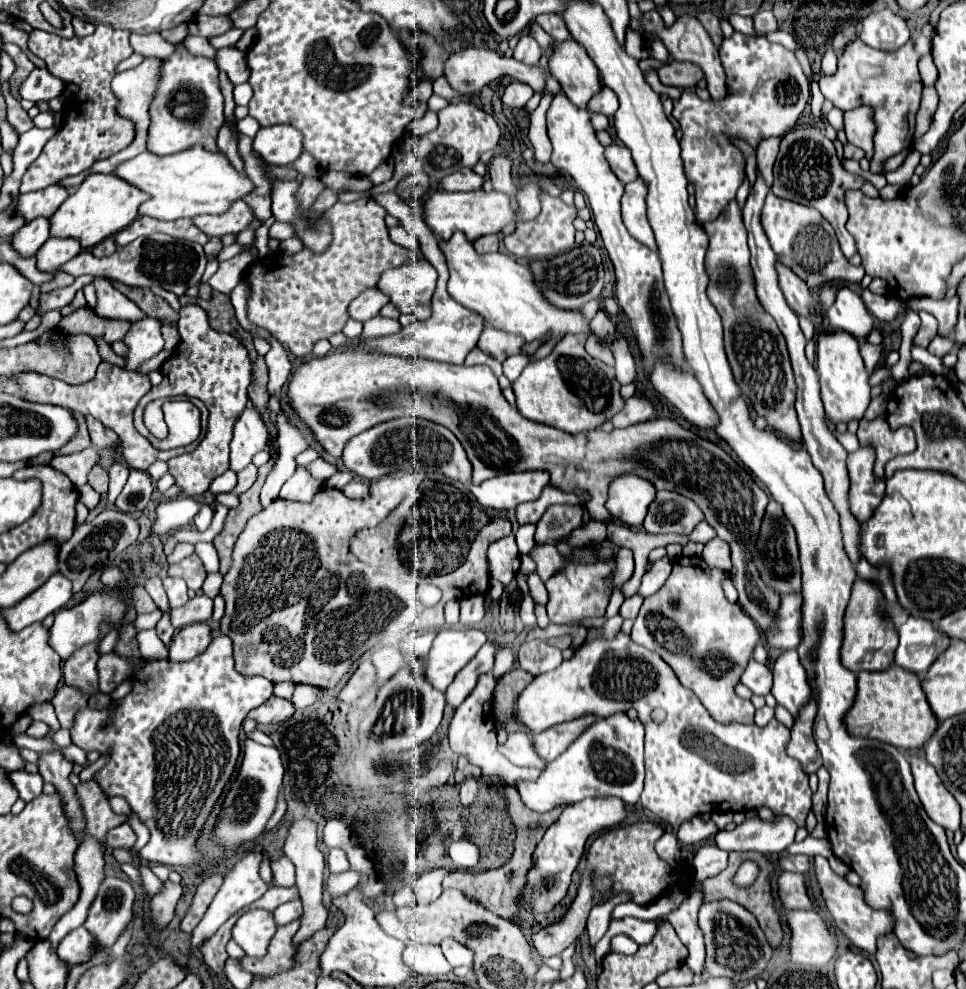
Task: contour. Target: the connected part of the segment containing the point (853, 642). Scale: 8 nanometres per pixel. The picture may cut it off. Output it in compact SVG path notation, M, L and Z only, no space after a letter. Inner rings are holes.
M861 578L855 580L851 600L843 618L843 644L841 644L841 664L855 674L859 674L861 670L883 670L891 666L891 652L895 652L895 644L899 638L895 628L883 628L883 624L879 624L879 608L875 608L875 604L881 602L883 596L879 588Z

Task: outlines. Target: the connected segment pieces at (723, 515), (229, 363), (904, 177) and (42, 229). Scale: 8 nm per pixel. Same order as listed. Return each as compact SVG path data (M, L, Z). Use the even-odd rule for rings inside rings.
M329 352L321 358L307 358L299 368L293 370L289 378L287 402L301 418L301 422L313 432L315 440L333 458L341 458L347 440L361 434L363 430L369 430L371 426L393 418L417 416L441 424L457 436L473 466L471 484L481 484L483 480L499 476L501 472L547 470L551 474L551 486L561 492L587 492L589 496L607 496L607 478L615 478L621 474L641 476L655 484L657 490L673 490L691 498L705 514L705 520L715 528L717 536L731 544L731 578L739 592L739 604L759 628L767 628L767 624L771 624L771 612L779 608L781 596L769 592L763 580L759 580L759 572L755 572L755 566L751 564L751 558L747 554L755 544L755 534L759 532L759 524L767 506L767 494L757 486L753 476L741 464L737 464L723 448L681 428L675 420L655 418L621 430L613 428L613 432L603 432L601 428L595 428L571 436L569 432L559 432L559 428L547 428L545 424L535 424L533 420L527 420L515 406L505 400L497 384L497 376L491 372L489 366L455 366L423 358L375 356L371 352Z
M187 304L179 310L179 330L181 342L173 354L163 362L161 374L163 380L159 386L153 386L135 408L135 428L153 442L153 434L143 424L143 408L155 398L167 396L195 396L205 402L209 408L209 434L191 454L181 454L169 460L169 474L175 478L175 484L189 496L201 496L207 492L207 486L213 478L229 470L231 432L239 412L247 404L247 388L251 384L251 362L245 346L231 334L215 332L209 326L207 312L197 304Z
M911 150L911 154L907 156L907 160L905 160L903 166L899 166L897 170L891 170L891 172L885 174L887 182L889 182L889 184L901 184L901 186L907 186L909 180L911 180L911 176L913 176L915 166L919 164L919 158L921 158L921 154L919 154L917 150Z
M47 218L31 220L13 234L11 246L13 250L17 250L21 258L29 258L37 254L37 250L43 246L47 236L49 236L49 220Z

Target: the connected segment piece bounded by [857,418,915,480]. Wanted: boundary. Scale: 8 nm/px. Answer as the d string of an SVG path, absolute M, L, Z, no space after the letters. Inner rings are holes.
M885 418L861 420L857 438L859 438L859 446L871 446L875 450L873 474L875 478L881 478L881 480L885 478L883 468L891 458L899 454L909 454L915 450L915 432L909 426L891 430Z

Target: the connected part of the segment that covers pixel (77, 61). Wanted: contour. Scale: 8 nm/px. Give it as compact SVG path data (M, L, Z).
M99 24L95 34L85 38L59 38L45 30L33 30L29 36L29 50L47 62L47 70L67 84L79 86L75 98L67 98L61 110L63 126L45 144L39 158L27 168L19 192L41 190L57 184L65 176L73 176L89 170L97 160L109 158L119 150L127 148L135 138L135 124L129 118L117 114L117 100L111 90L115 68L121 60L133 54L129 44L129 30L113 30L111 26Z

